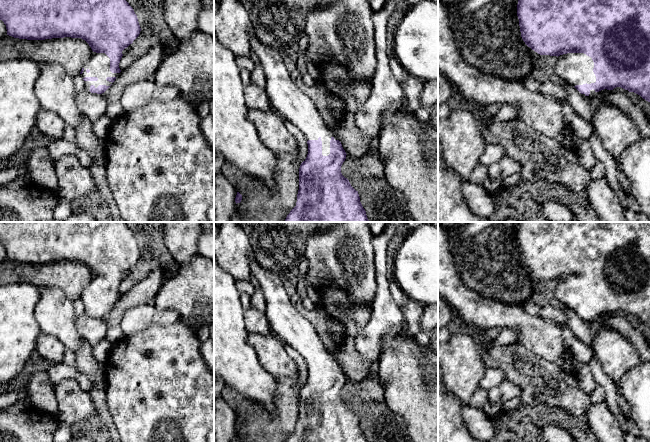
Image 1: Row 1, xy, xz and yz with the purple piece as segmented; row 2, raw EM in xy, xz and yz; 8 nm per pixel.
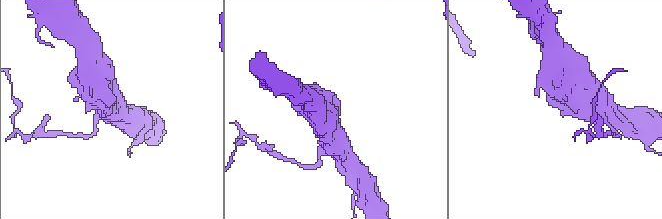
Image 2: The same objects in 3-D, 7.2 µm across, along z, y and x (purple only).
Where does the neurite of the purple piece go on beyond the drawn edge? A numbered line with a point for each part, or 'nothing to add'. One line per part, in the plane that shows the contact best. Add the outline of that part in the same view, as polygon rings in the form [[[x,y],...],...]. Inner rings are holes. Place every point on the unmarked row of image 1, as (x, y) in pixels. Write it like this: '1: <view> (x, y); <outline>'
1: yz (573, 293); [[[567,277],[558,280],[554,297],[564,308],[571,310],[596,306],[594,286],[584,277]]]

